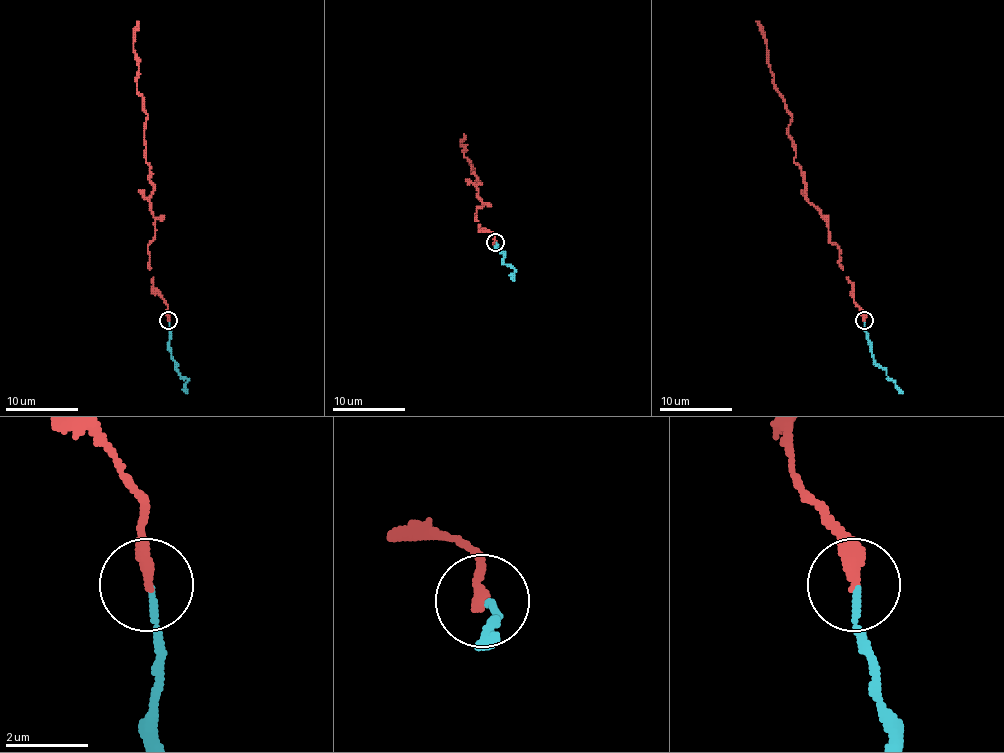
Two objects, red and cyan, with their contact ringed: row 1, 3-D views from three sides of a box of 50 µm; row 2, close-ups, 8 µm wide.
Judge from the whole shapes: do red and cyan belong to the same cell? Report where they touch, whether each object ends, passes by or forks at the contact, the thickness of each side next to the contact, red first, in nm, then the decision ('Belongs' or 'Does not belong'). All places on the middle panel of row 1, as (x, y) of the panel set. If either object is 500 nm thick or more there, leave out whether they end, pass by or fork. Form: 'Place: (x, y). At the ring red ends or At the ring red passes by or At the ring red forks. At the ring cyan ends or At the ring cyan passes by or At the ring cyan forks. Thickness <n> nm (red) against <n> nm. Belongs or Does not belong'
Place: (495, 242). At the ring red ends. At the ring cyan ends. Thickness 320 nm (red) against 150 nm. Belongs

